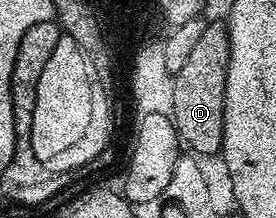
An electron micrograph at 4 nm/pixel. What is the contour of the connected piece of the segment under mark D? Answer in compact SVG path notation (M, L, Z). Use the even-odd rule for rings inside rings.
M214 23L197 40L184 67L173 74L172 120L178 140L191 154L217 154L224 135L224 107L226 106L226 76L230 58L230 35L225 24Z

